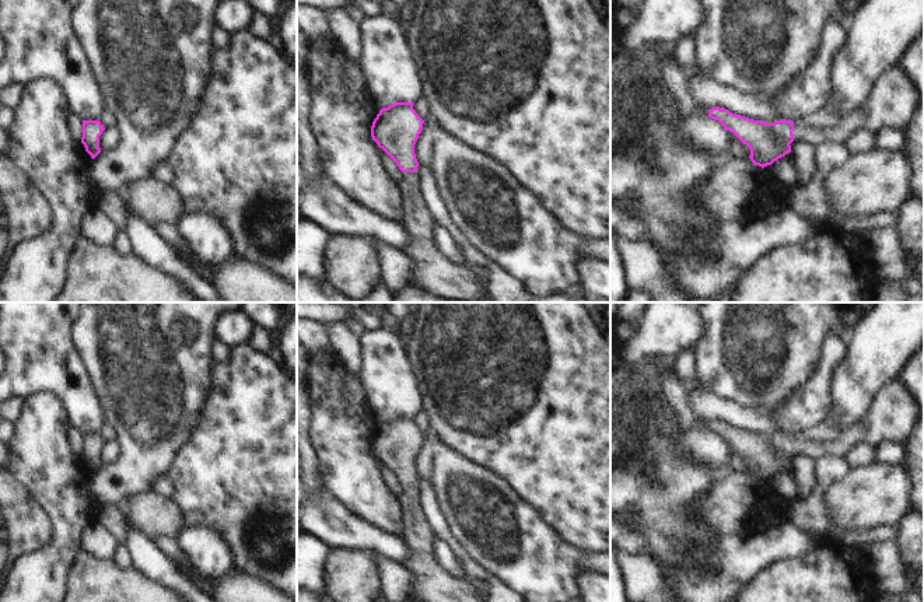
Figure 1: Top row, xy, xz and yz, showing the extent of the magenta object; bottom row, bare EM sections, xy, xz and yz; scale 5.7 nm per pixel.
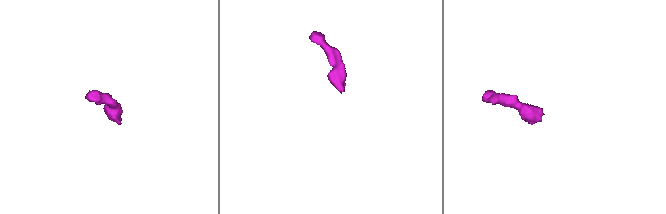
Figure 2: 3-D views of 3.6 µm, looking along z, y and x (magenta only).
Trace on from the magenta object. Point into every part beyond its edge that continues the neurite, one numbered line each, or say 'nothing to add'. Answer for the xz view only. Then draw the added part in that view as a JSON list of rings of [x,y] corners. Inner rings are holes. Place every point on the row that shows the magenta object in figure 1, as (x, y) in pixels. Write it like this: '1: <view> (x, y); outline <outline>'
1: xz (431, 270); outline [[[402,172],[400,193],[406,200],[405,228],[410,242],[400,249],[410,260],[407,287],[417,287],[455,301],[482,301],[475,276],[463,266],[452,263],[433,238],[434,221],[419,193],[416,172]]]

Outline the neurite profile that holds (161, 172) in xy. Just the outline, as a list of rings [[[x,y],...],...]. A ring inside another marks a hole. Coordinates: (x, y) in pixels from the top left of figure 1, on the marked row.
[[[158,162],[151,168],[150,178],[164,185],[171,185],[174,179],[174,171],[165,162]]]

